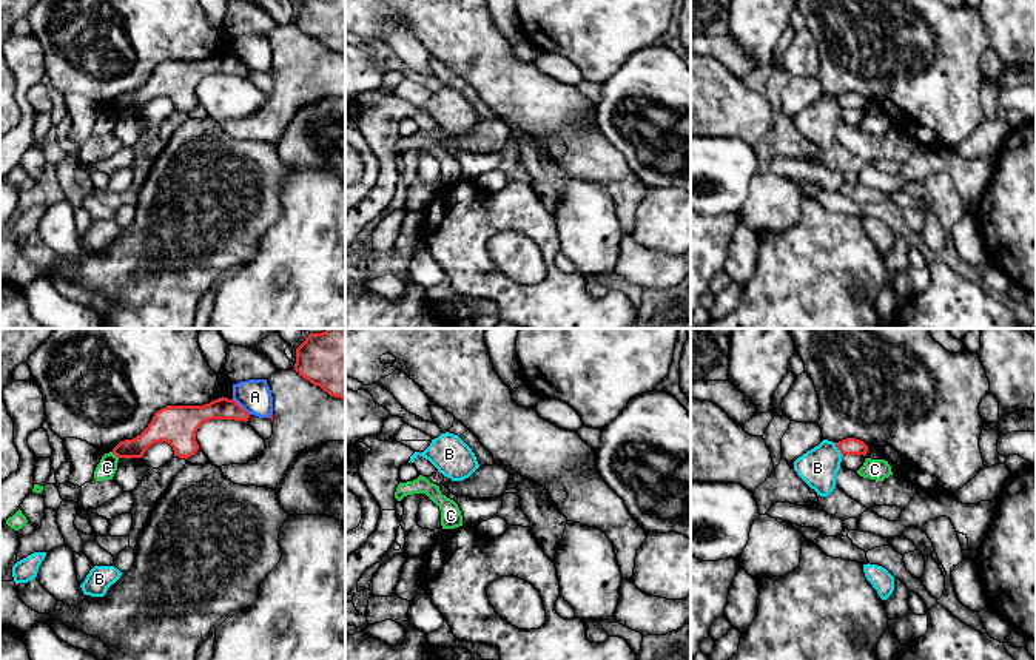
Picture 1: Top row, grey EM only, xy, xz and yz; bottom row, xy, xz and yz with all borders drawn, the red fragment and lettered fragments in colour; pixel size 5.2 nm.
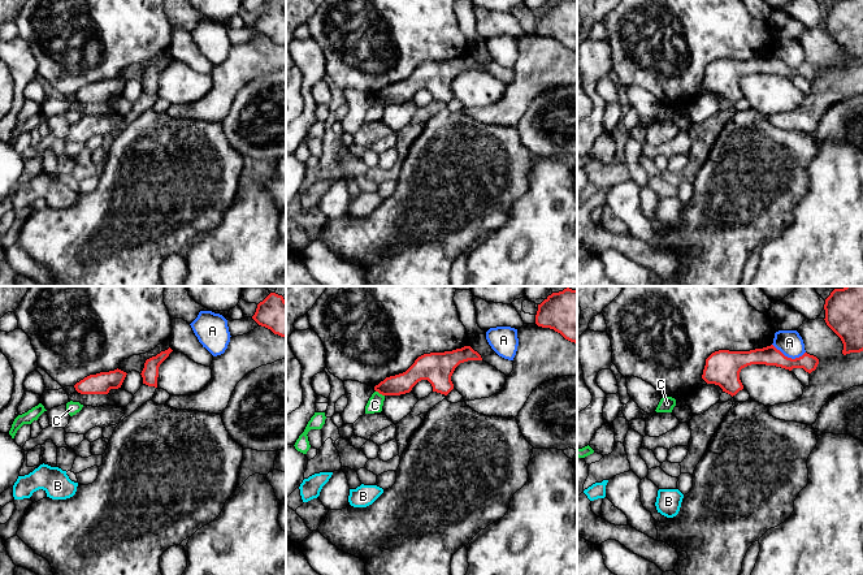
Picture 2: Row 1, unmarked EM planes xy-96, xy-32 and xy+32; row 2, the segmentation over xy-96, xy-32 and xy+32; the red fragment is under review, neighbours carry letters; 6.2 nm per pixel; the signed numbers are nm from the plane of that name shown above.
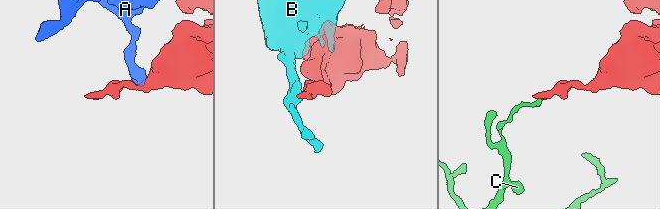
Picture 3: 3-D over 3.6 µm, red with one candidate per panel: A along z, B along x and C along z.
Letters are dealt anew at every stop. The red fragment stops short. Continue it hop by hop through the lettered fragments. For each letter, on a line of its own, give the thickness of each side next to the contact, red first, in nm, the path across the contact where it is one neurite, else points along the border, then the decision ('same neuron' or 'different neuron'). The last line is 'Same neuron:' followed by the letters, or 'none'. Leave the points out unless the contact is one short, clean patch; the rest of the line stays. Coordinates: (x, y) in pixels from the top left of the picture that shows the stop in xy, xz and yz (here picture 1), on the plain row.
A: 110/180 nm | along xy (233, 53), (250, 68) | different neuron
B: 90/200 nm | along yz (834, 97), (842, 110) | different neuron
C: 110/100 nm | along xy (111, 107), (117, 113) | different neuron
Same neuron: none

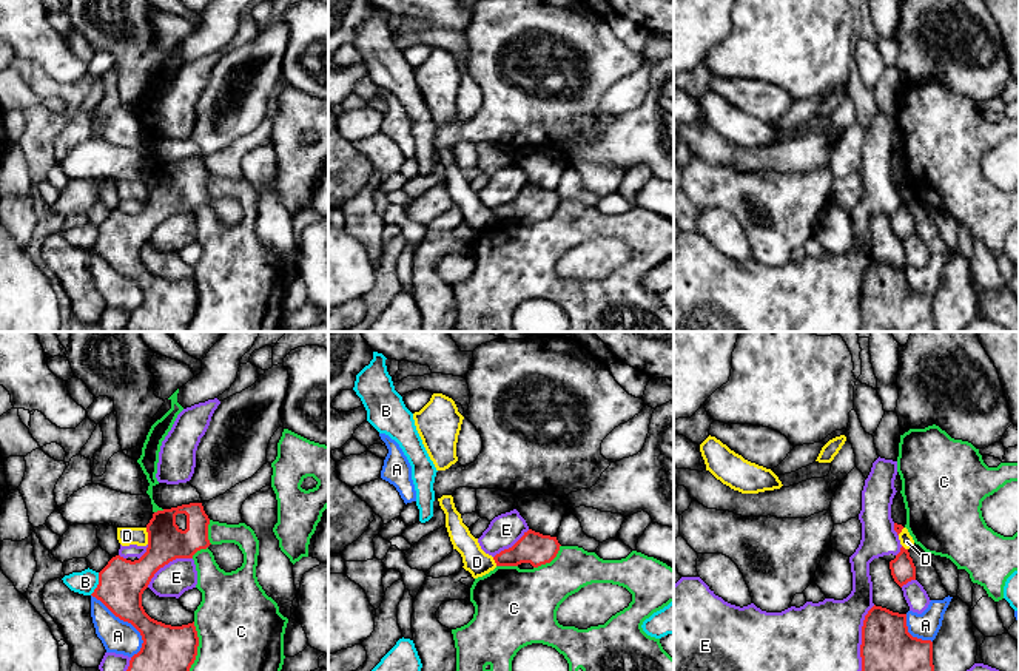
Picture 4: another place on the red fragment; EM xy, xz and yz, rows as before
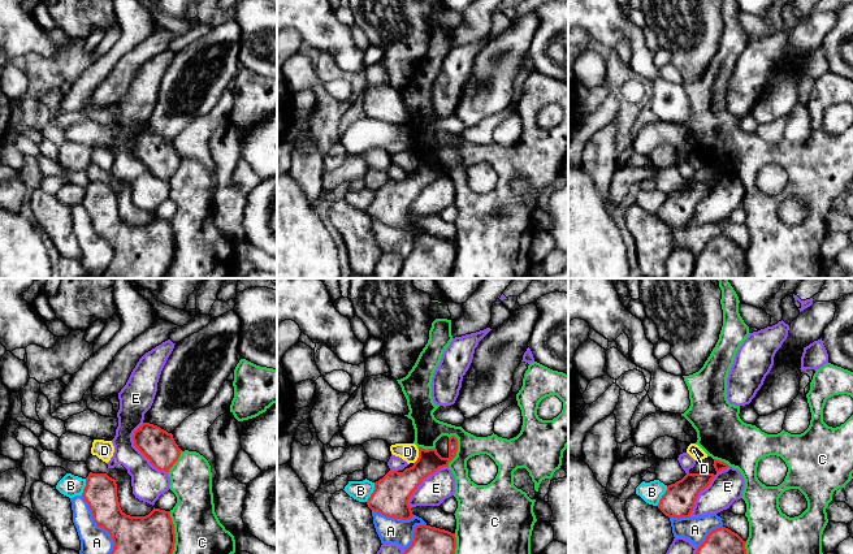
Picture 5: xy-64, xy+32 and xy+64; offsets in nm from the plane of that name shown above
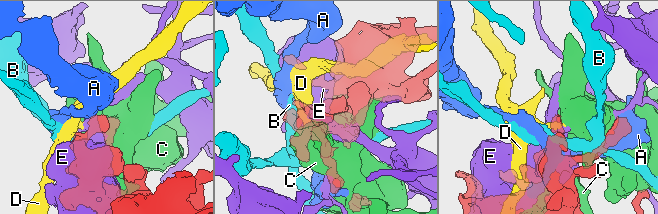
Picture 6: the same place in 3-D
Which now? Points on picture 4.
A: 240/170 nm | different neuron
B: 240/120 nm | across xy (122, 236), (99, 238), (85, 236) | same neuron
C: 320/460 nm | different neuron
D: 190/100 nm | along xy (145, 182), (148, 198) | different neuron
E: 380/460 nm | different neuron
Same neuron: B

